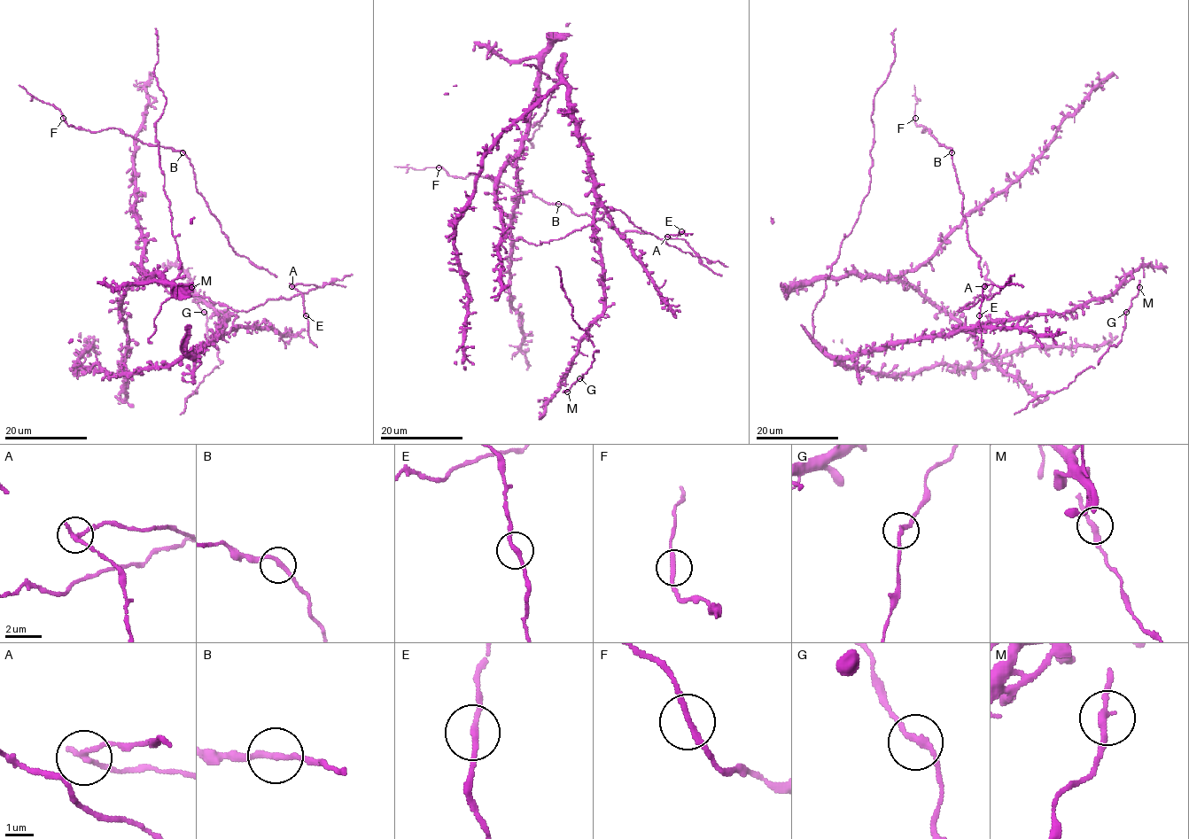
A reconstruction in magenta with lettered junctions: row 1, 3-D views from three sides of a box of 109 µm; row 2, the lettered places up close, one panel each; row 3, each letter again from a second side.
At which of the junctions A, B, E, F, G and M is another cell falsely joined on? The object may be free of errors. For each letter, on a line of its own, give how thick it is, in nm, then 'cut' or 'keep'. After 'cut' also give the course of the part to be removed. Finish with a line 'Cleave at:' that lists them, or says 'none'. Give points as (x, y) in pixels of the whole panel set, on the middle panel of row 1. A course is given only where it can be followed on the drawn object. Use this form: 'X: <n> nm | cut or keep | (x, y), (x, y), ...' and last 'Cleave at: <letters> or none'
A: 200 nm | cut | (668, 236), (684, 239), (695, 255), (643, 231), (619, 210), (561, 238), (536, 244), (512, 239), (513, 236)
B: 200 nm | keep
E: 200 nm | keep
F: 200 nm | keep
G: 200 nm | keep
M: 240 nm | keep
Cleave at: A

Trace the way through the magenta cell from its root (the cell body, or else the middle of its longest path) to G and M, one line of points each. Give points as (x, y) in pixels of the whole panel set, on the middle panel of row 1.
G: (577, 120), (596, 201), (594, 237), (604, 287), (604, 313), (580, 343), (563, 392), (579, 378)
M: (577, 120), (596, 201), (594, 237), (602, 269), (604, 313), (580, 343), (565, 376), (567, 392)

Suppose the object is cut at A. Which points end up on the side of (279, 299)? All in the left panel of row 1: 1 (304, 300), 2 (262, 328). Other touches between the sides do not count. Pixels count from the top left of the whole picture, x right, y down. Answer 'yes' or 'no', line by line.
1: no
2: no

